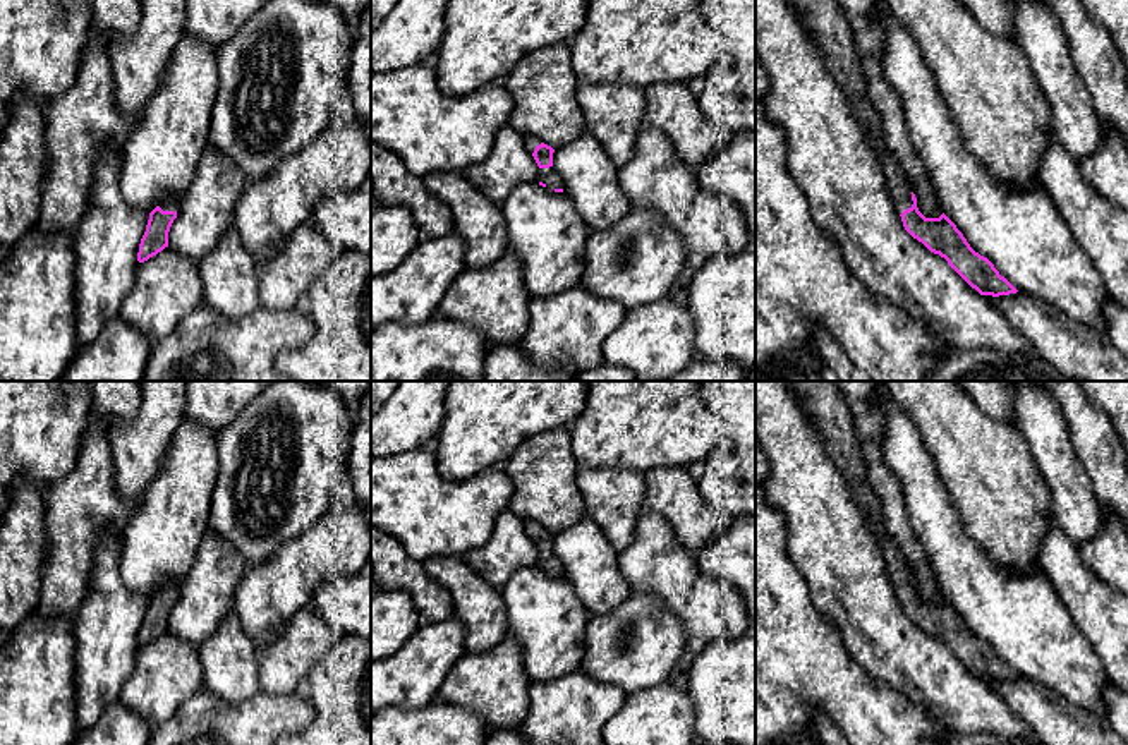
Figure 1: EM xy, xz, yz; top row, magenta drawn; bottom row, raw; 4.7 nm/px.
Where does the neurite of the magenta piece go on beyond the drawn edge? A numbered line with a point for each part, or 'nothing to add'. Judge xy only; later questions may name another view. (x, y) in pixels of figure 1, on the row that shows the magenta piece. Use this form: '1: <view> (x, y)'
1: xy (169, 203)

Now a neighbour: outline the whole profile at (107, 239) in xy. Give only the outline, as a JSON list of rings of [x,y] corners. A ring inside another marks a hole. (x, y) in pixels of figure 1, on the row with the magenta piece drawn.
[[[105,146],[100,153],[89,201],[74,233],[77,350],[89,345],[103,326],[118,316],[122,300],[134,287],[137,252],[149,213],[130,206],[120,191],[122,153]]]

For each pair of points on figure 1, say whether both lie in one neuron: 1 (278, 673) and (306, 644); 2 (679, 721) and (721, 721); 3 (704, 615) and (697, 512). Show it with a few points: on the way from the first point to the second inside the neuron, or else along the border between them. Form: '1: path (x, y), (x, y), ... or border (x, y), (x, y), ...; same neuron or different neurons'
1: path (284, 666), (299, 651); same neuron
2: border (685, 687), (694, 709), (694, 726); different neurons
3: border (668, 526), (696, 557); different neurons

